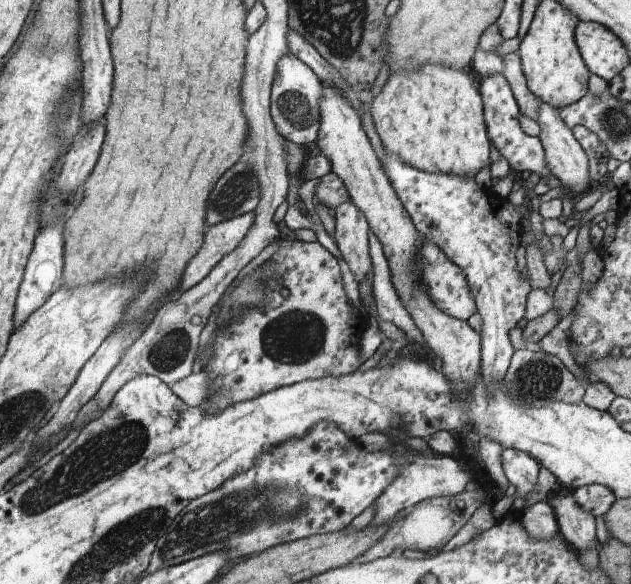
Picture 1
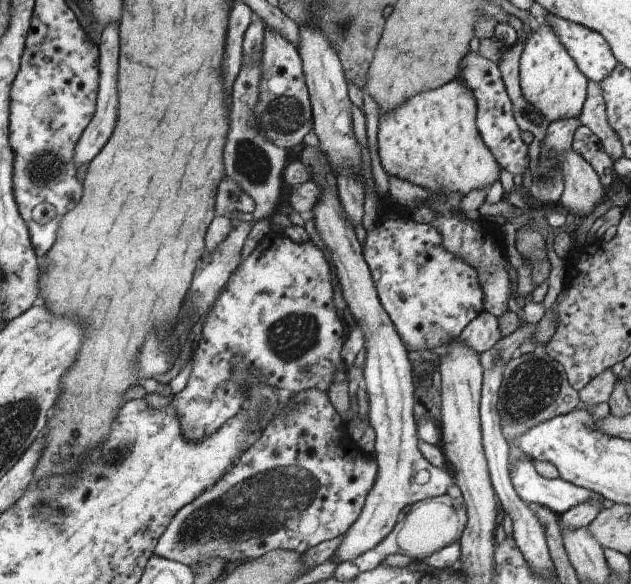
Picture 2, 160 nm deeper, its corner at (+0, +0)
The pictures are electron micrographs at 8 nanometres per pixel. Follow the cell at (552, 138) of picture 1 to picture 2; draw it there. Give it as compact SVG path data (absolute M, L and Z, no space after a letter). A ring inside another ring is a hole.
M568 150L562 157L556 157L559 160L560 172L562 172L565 180L565 189L560 197L560 204L574 212L577 220L580 221L590 216L600 202L606 200L606 186L602 185L599 174L588 164L584 157L581 157L576 151Z

